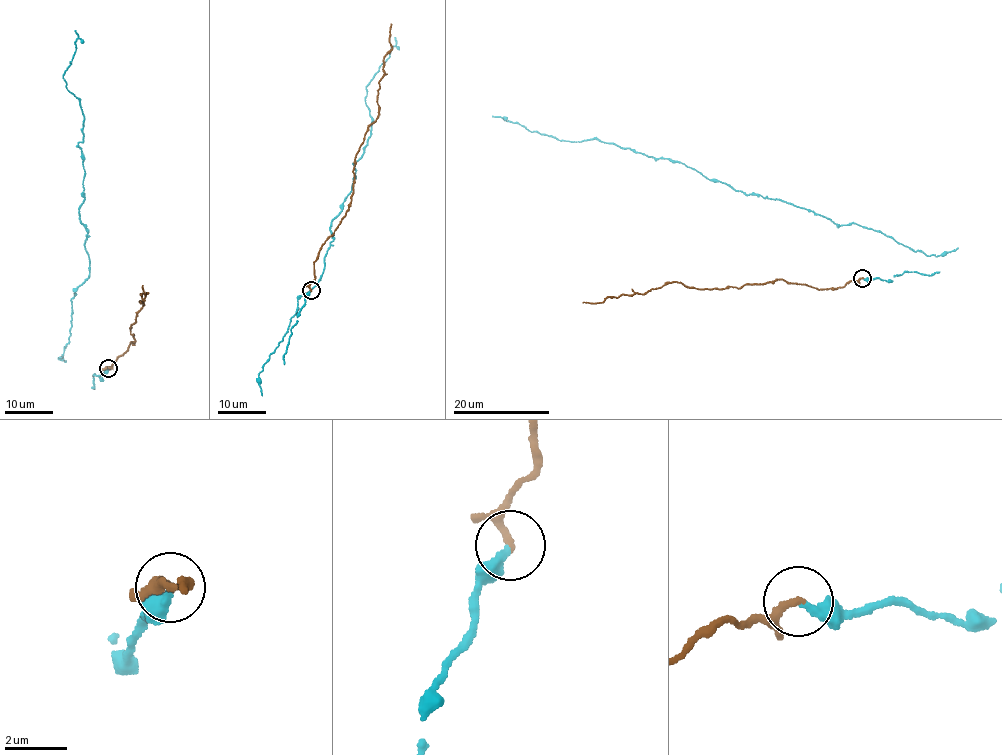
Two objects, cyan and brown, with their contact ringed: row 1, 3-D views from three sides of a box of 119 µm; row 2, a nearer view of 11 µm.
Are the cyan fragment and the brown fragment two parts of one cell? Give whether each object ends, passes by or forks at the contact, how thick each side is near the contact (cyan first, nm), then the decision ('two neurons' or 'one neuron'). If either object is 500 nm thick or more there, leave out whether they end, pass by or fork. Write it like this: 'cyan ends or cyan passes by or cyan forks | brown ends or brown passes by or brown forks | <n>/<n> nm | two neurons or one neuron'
cyan ends | brown ends | 320/260 nm | one neuron

